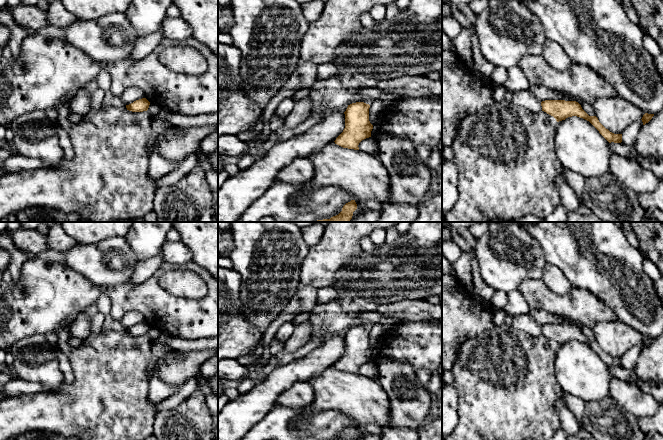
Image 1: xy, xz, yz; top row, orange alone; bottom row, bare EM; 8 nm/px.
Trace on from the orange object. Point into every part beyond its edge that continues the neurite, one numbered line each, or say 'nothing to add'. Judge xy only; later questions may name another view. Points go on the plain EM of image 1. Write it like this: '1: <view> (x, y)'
nothing to add

